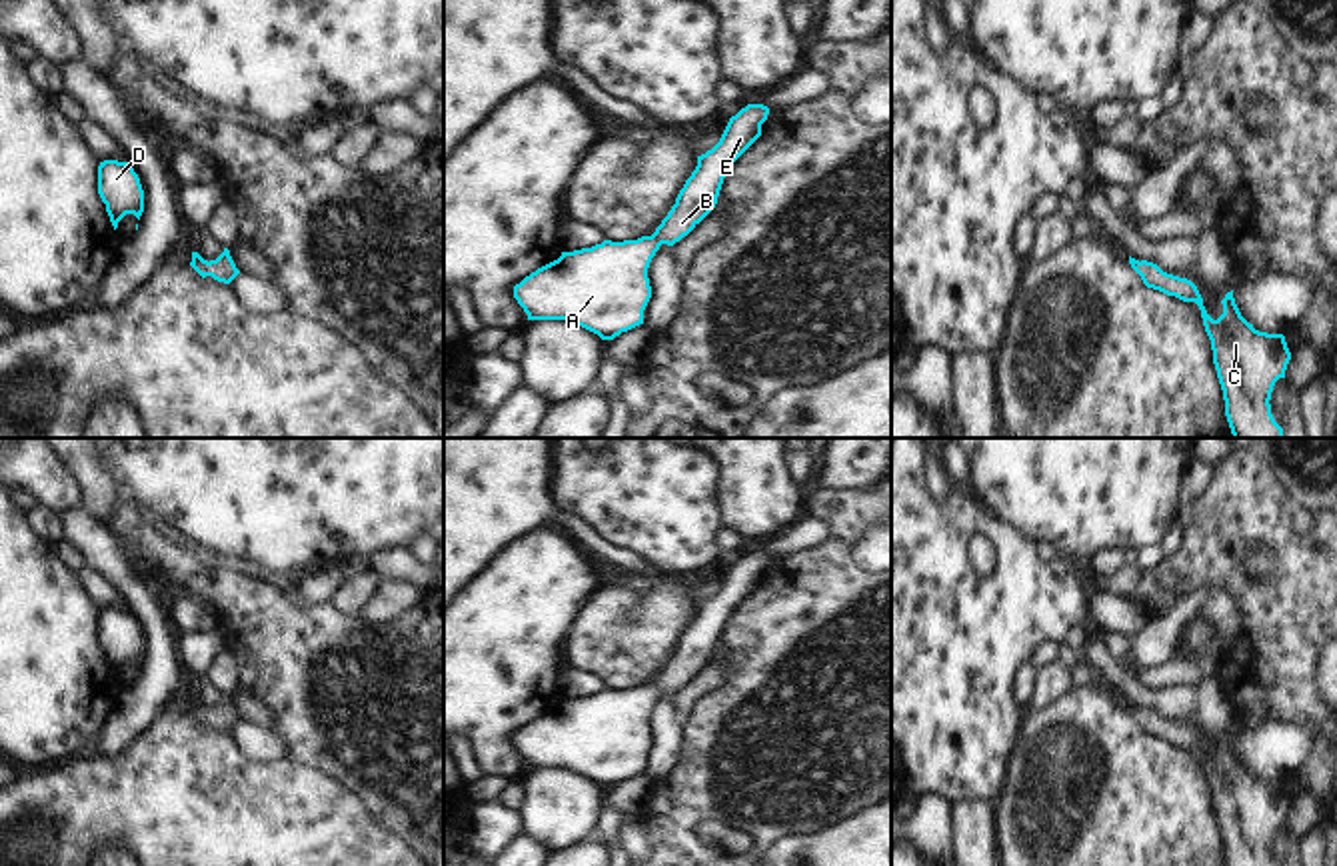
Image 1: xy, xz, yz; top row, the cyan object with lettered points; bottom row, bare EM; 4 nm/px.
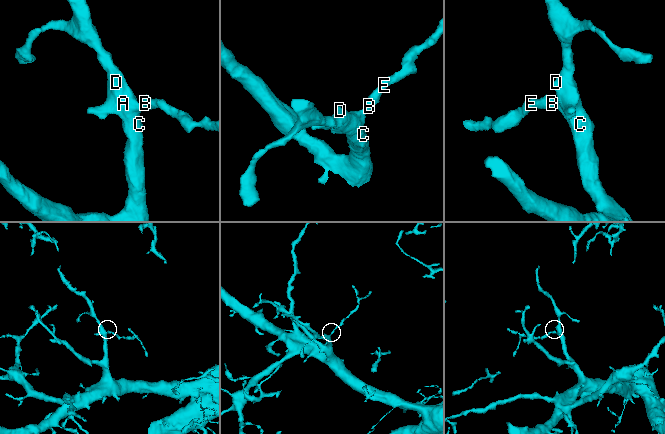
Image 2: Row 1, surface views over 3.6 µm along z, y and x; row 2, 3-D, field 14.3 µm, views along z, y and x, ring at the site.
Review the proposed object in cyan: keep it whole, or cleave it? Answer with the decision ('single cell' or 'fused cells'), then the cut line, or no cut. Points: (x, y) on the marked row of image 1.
single cell; no cut

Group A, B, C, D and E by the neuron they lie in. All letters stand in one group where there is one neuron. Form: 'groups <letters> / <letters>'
groups A B C D E

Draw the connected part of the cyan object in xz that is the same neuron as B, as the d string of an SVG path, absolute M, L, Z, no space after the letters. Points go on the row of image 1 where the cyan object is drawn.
M747 104L729 118L719 142L697 156L697 166L652 236L604 240L562 256L514 286L528 320L566 320L602 340L644 324L652 298L648 268L662 244L687 236L717 204L731 164L761 136L769 108Z

